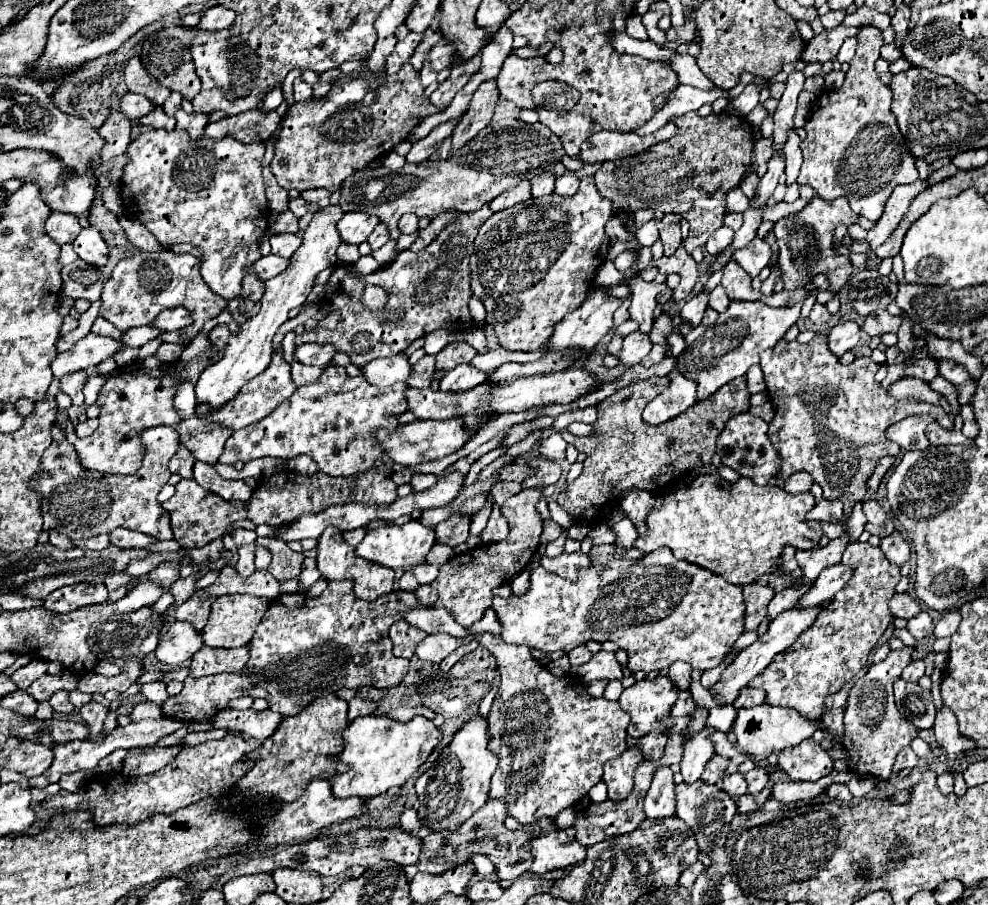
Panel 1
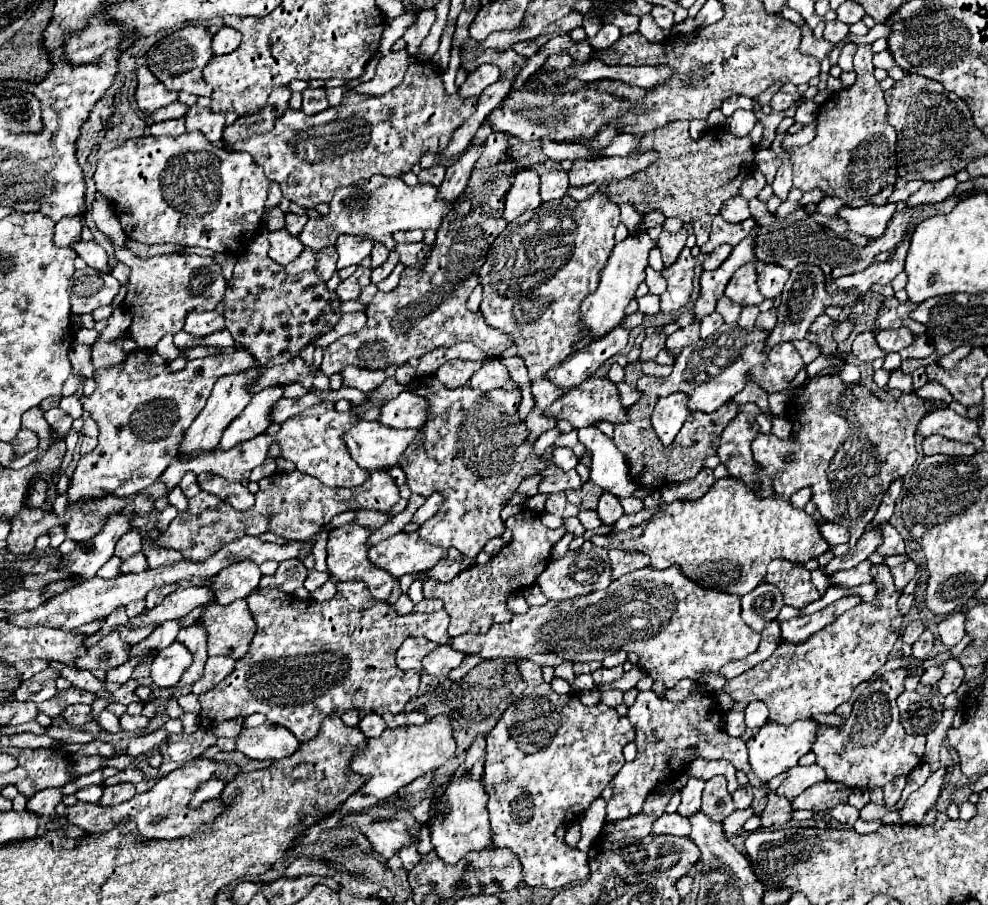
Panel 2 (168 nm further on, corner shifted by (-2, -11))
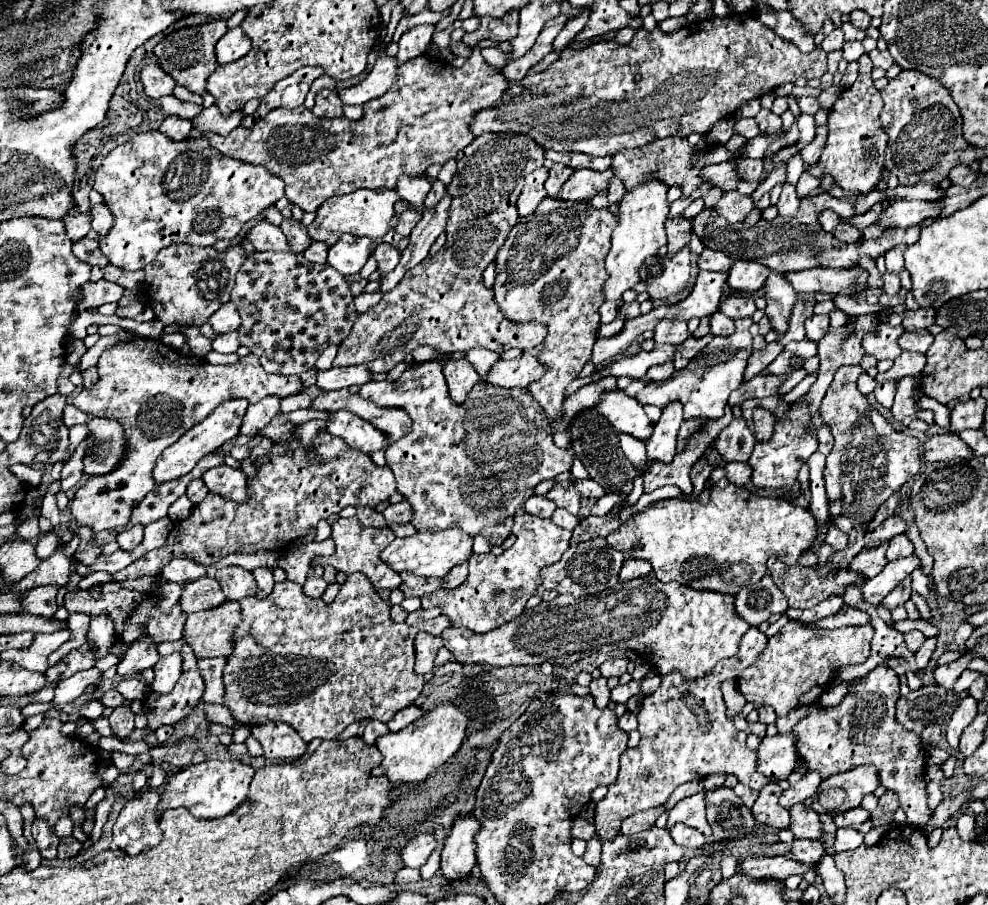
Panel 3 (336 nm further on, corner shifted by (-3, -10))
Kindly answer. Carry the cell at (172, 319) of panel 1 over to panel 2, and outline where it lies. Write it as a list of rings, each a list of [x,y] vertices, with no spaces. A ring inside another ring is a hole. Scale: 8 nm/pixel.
[[[190,312],[184,324],[184,332],[194,336],[208,336],[224,328],[222,314],[218,312]]]

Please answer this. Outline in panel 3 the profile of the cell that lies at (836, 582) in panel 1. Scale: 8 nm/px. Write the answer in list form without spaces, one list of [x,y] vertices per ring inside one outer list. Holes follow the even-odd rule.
[[[879,543],[879,547],[875,547],[875,549],[871,549],[871,551],[863,549],[863,551],[851,561],[849,569],[851,569],[853,573],[863,575],[865,579],[875,577],[875,575],[879,575],[879,571],[887,565],[885,551],[887,551],[887,543]]]

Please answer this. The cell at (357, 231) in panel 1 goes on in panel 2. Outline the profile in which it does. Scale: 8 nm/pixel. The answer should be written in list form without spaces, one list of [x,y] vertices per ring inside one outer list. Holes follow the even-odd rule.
[[[338,236],[338,270],[352,266],[352,264],[360,264],[364,258],[370,256],[372,252],[372,242],[370,240],[362,240],[360,236]]]

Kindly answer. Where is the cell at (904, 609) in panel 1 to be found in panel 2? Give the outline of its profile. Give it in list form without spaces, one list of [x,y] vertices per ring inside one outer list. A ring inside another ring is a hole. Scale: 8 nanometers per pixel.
[[[912,622],[912,624],[906,628],[902,640],[904,640],[906,644],[914,644],[914,642],[920,638],[922,632],[924,632],[924,624],[922,624],[922,622]]]

